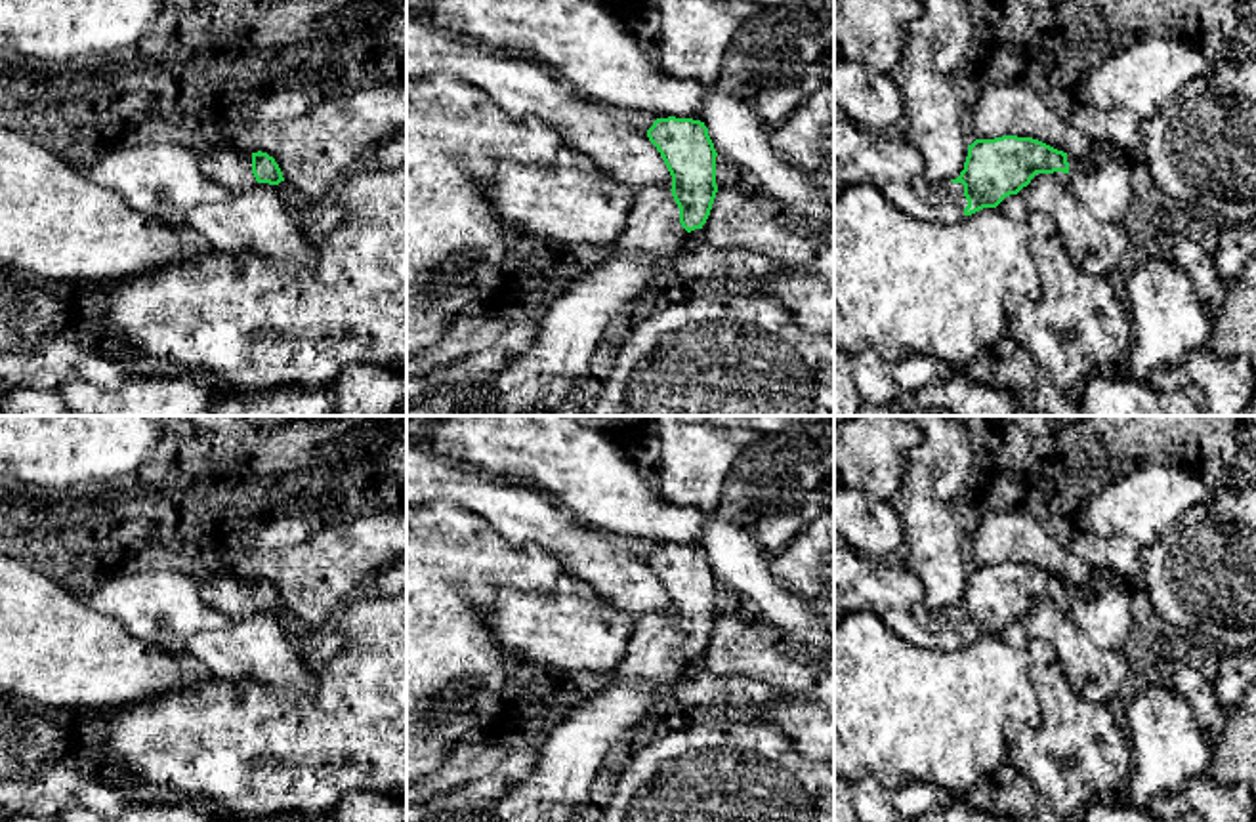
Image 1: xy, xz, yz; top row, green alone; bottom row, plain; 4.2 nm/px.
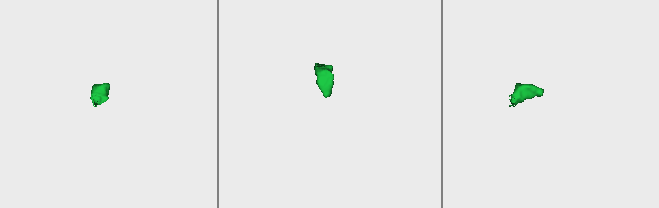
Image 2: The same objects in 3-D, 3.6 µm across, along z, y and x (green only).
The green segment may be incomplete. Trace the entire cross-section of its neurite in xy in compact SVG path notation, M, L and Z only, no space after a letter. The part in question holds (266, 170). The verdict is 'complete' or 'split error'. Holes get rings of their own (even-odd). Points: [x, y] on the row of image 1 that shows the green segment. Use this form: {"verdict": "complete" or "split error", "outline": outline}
{"verdict": "split error", "outline": "M214 143L199 153L200 170L218 185L242 193L256 183L279 185L283 172L267 153L244 153L229 143Z"}

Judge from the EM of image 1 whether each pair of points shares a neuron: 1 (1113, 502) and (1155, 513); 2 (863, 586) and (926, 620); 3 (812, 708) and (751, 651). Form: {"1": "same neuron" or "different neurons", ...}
{"1": "same neuron", "2": "same neuron", "3": "same neuron"}

